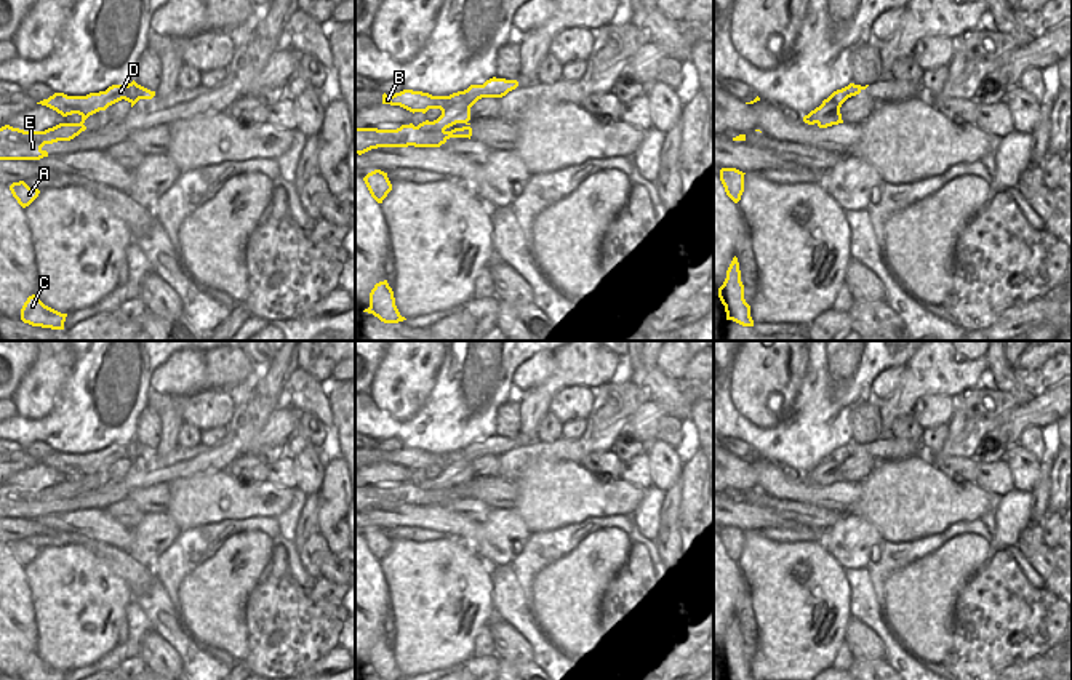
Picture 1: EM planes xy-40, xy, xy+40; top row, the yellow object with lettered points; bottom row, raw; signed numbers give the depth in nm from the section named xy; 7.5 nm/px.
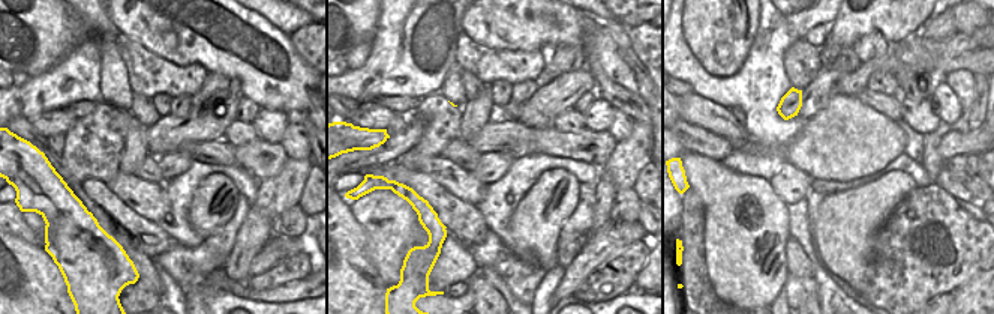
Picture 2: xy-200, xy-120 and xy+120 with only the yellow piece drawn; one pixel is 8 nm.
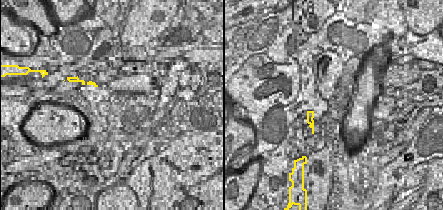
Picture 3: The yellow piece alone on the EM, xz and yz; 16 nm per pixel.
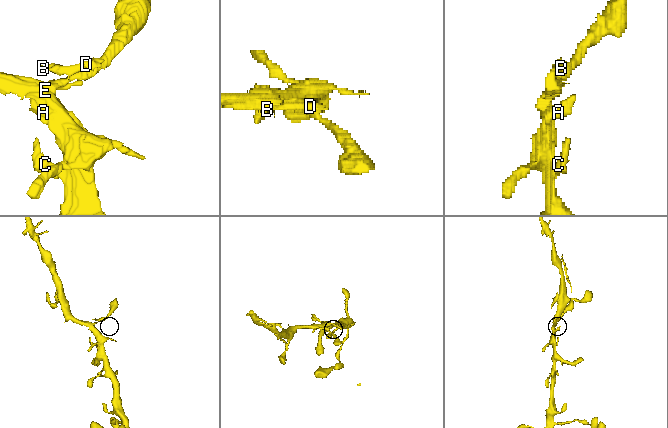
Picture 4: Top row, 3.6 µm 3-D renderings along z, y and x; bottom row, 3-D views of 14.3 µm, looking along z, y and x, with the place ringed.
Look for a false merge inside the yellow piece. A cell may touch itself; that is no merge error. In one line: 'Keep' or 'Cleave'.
Keep.

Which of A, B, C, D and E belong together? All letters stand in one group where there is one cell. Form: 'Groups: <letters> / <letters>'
Groups: A B C D E.

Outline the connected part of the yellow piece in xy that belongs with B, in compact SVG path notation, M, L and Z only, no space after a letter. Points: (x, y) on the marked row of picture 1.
M490 78L483 85L470 85L464 91L453 93L450 96L432 96L422 91L403 90L392 96L382 94L382 104L400 106L410 112L426 114L429 109L440 109L442 115L434 122L422 122L418 126L413 123L402 125L397 130L378 130L378 128L355 128L355 154L362 155L371 149L378 147L440 147L450 138L469 138L472 136L472 128L469 126L470 107L482 98L502 98L509 91L518 86L517 80L506 78Z

